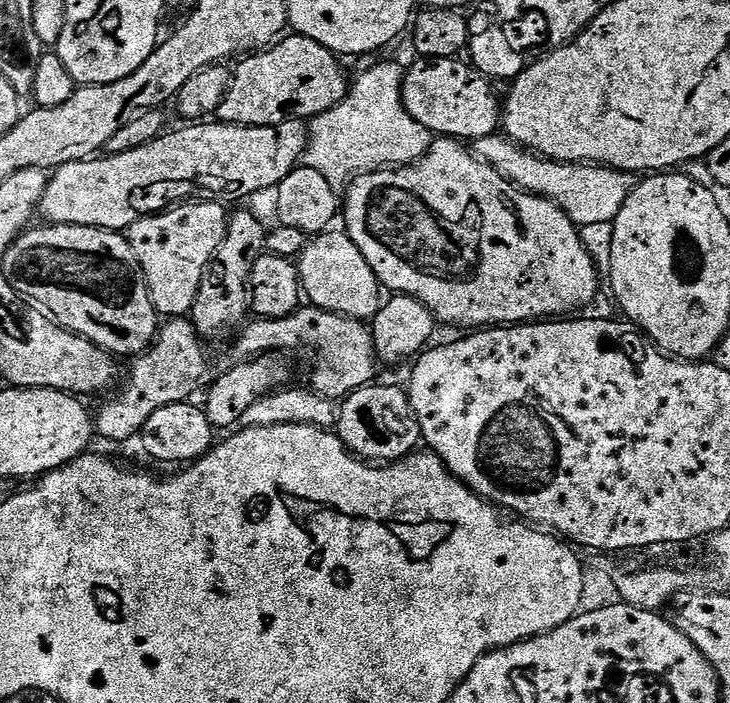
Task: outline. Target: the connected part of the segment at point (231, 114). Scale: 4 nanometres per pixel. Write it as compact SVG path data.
M285 35L275 44L245 55L240 62L236 72L234 68L231 73L228 93L224 95L224 100L218 109L219 119L225 124L274 126L289 118L308 122L311 121L312 117L338 106L338 102L342 102L342 98L350 87L349 77L344 77L344 72L340 69L341 61L336 53L305 36Z

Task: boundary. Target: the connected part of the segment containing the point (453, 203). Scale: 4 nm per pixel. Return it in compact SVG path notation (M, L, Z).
M436 138L425 150L419 160L403 166L393 166L378 172L361 172L347 185L342 196L342 220L344 216L343 231L362 250L362 258L370 262L370 270L380 279L381 285L389 293L401 296L413 296L418 302L422 302L436 317L441 325L461 324L464 330L480 330L485 326L511 326L513 324L527 324L540 322L545 318L564 318L575 308L584 308L596 300L600 292L600 276L596 273L596 264L584 245L584 240L579 236L578 226L563 210L554 202L550 202L541 196L535 196L533 192L524 192L516 187L498 170L494 170L486 162L482 162L461 141L451 138Z

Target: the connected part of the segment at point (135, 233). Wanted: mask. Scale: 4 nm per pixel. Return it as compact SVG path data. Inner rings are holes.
M208 203L212 204L184 204L169 212L142 216L126 229L130 246L144 271L148 293L161 317L184 318L191 313L202 274L224 240L229 213L224 212L223 203Z

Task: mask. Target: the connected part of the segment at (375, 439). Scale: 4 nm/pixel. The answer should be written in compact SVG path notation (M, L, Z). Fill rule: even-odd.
M373 382L339 401L334 431L353 456L369 462L395 462L421 447L418 418L403 387Z

